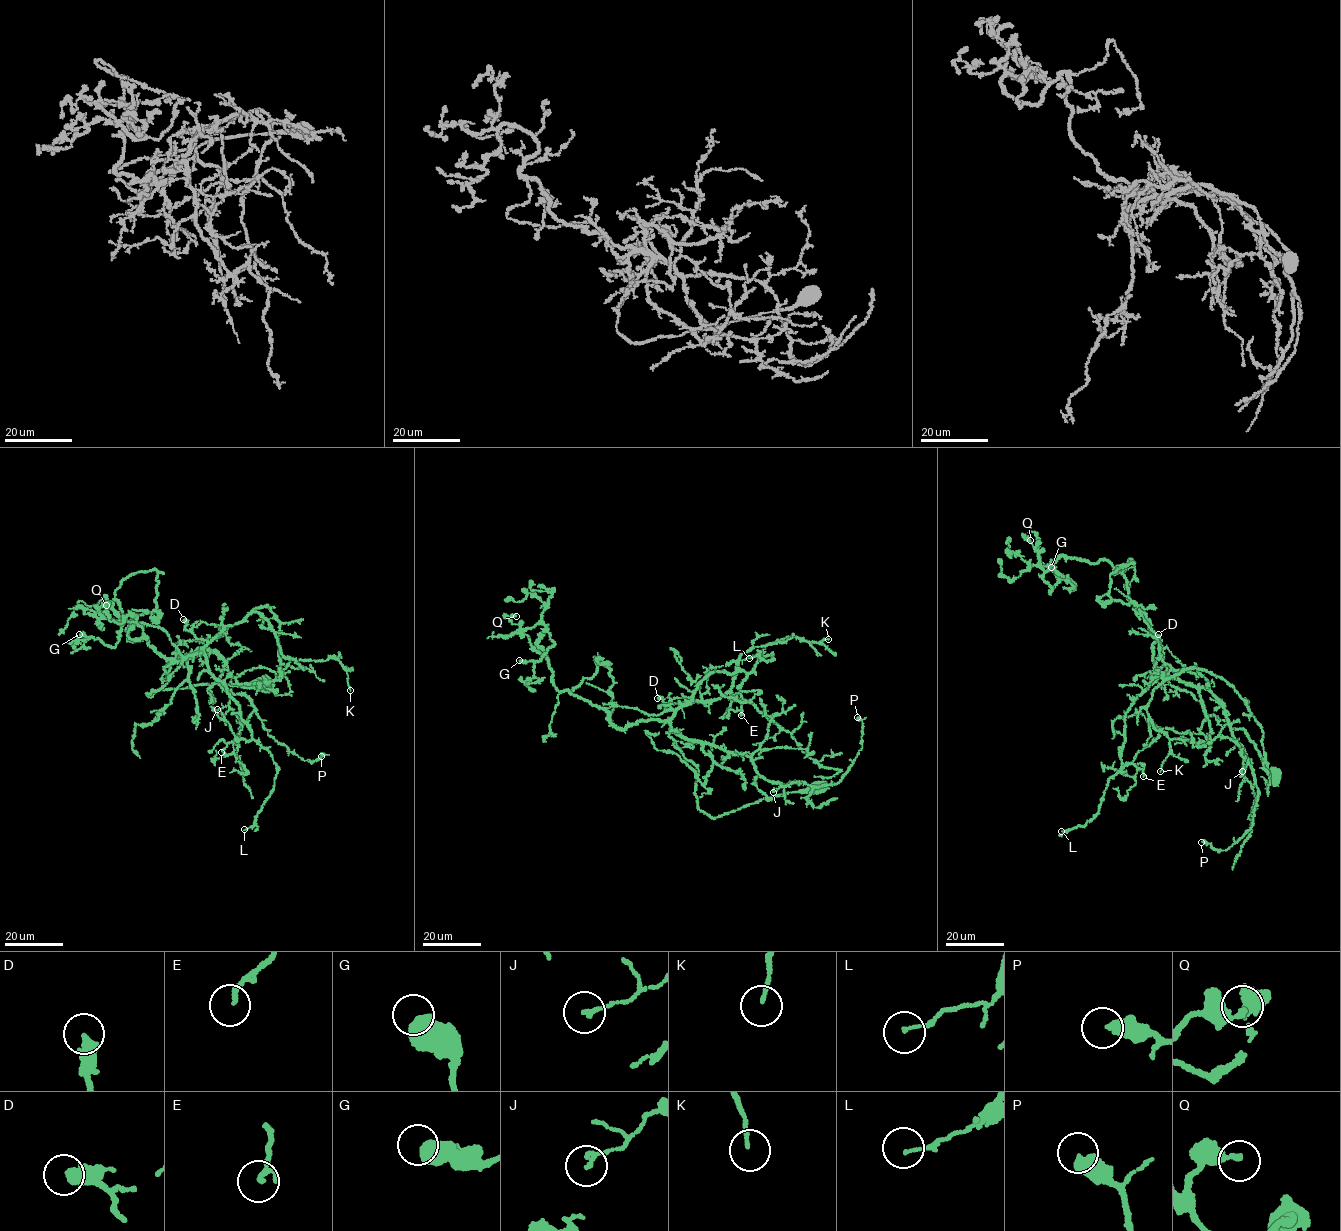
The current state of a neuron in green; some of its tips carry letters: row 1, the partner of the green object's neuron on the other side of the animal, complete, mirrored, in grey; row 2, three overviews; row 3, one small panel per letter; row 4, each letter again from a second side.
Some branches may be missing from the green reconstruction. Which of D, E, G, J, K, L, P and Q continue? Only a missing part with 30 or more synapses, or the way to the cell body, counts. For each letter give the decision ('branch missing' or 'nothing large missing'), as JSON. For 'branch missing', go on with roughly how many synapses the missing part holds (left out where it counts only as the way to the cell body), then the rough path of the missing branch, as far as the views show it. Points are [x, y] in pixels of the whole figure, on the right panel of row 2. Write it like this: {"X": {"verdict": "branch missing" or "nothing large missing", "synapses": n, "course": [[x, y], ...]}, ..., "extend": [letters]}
{"D": {"verdict": "nothing large missing"}, "E": {"verdict": "nothing large missing"}, "G": {"verdict": "nothing large missing"}, "J": {"verdict": "nothing large missing"}, "K": {"verdict": "nothing large missing"}, "L": {"verdict": "nothing large missing"}, "P": {"verdict": "nothing large missing"}, "Q": {"verdict": "nothing large missing"}, "extend": []}

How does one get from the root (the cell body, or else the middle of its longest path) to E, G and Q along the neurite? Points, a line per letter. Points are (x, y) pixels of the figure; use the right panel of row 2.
E: (1273, 777), (1245, 730), (1208, 715), (1189, 692), (1157, 673), (1124, 720), (1121, 767), (1133, 763), (1143, 776)
G: (1273, 777), (1245, 730), (1160, 672), (1124, 576), (1106, 560), (1057, 557), (1043, 575), (1050, 593), (1051, 567)
Q: (1273, 777), (1245, 730), (1160, 672), (1124, 576), (1063, 556), (1044, 570), (1030, 540)

